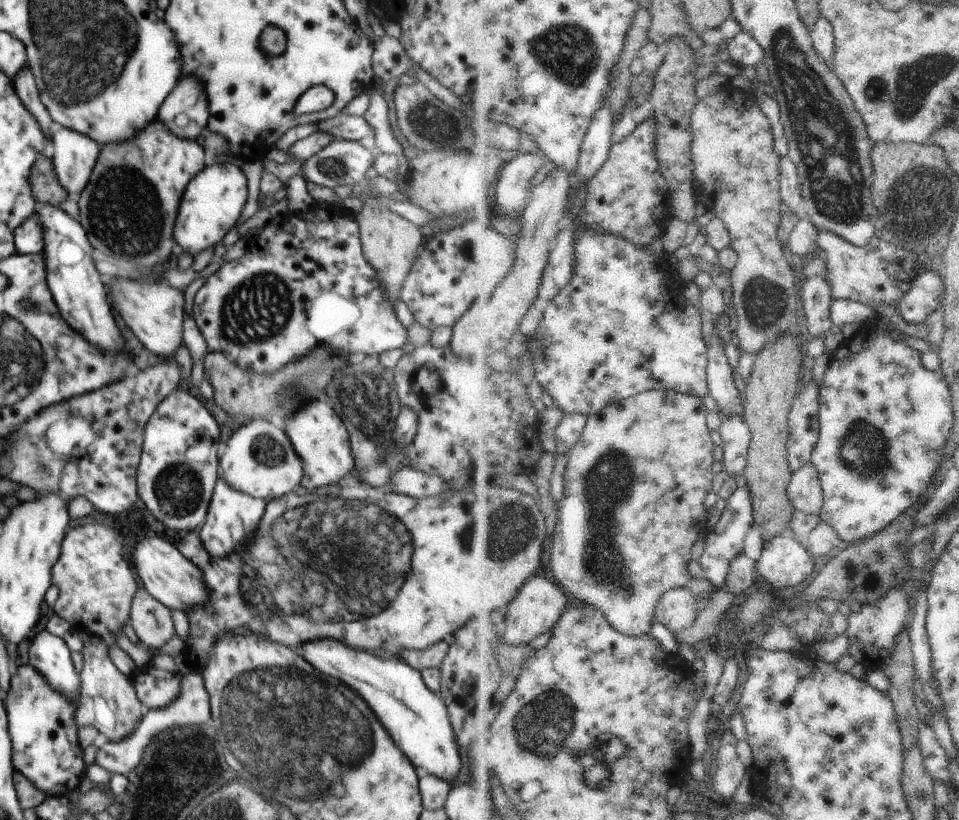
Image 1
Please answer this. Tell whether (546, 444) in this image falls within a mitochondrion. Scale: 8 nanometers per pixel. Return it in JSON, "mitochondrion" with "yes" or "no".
{"mitochondrion":"no"}

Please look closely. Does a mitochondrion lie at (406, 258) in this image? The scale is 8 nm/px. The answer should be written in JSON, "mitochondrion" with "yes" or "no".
{"mitochondrion":"no"}

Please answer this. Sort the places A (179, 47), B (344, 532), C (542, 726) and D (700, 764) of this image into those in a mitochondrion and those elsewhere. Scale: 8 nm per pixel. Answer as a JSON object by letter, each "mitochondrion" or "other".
{"A":"other","B":"mitochondrion","C":"mitochondrion","D":"other"}

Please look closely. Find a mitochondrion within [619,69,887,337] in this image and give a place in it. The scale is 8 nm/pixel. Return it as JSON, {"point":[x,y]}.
{"point":[762,303]}

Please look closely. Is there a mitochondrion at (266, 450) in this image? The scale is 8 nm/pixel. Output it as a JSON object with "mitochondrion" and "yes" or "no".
{"mitochondrion":"yes"}

